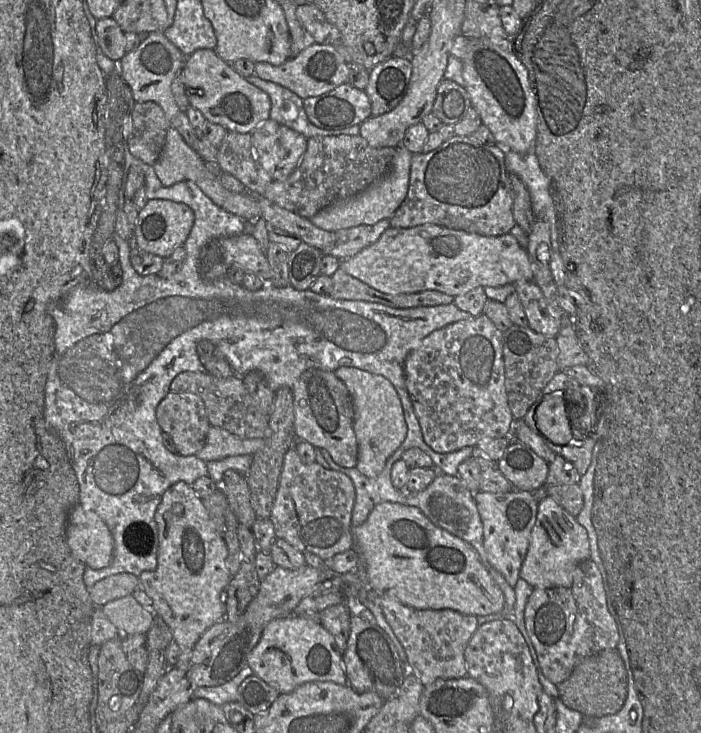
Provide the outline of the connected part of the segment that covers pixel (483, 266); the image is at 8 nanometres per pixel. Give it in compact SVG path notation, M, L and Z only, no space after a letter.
M435 224L411 228L389 227L375 243L342 260L340 268L385 294L437 290L455 297L477 287L533 281L528 252L511 233L483 236Z

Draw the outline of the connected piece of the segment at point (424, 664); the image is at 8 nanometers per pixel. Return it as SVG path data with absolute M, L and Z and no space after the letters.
M365 586L368 600L378 605L392 631L402 645L409 663L409 673L423 686L438 678L457 679L467 676L464 650L479 626L477 617L451 609L417 610L392 597Z

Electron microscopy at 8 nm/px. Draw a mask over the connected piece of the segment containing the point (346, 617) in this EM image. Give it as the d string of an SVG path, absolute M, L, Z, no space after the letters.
M345 602L318 612L319 622L332 635L342 653L347 646L350 633L350 612Z

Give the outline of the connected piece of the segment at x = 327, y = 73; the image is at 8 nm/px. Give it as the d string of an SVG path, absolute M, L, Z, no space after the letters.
M314 43L301 51L295 58L290 58L281 65L266 62L256 62L254 75L259 78L279 84L301 99L320 96L330 92L339 85L347 83L348 64L331 45Z

